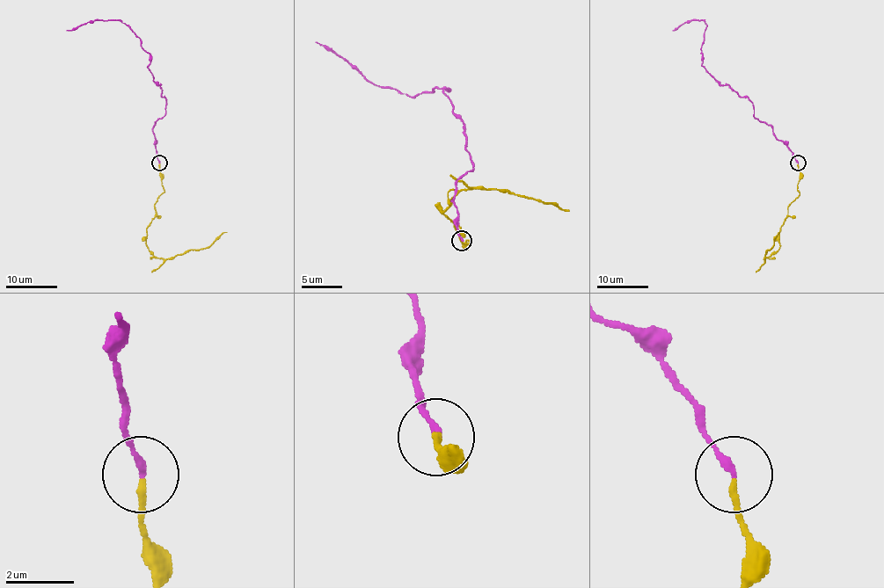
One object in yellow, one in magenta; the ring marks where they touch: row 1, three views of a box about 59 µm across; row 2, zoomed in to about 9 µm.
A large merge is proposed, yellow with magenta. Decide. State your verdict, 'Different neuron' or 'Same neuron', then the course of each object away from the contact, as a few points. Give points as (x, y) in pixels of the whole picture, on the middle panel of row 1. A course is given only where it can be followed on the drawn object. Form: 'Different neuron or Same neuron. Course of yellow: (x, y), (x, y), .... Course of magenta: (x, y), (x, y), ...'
Same neuron. Course of yellow: (461, 242), (469, 242), (467, 243), (441, 211), (463, 189), (503, 189), (514, 195), (556, 203), (568, 211). Course of magenta: (461, 242), (451, 201), (473, 163), (447, 90), (415, 96), (368, 82), (316, 41)

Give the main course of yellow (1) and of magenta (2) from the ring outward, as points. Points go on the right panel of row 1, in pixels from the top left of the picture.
1: (798, 163), (799, 193), (780, 228), (779, 245), (765, 258), (779, 232)
2: (798, 163), (772, 127), (754, 116), (748, 98), (703, 65), (703, 20), (672, 31)

